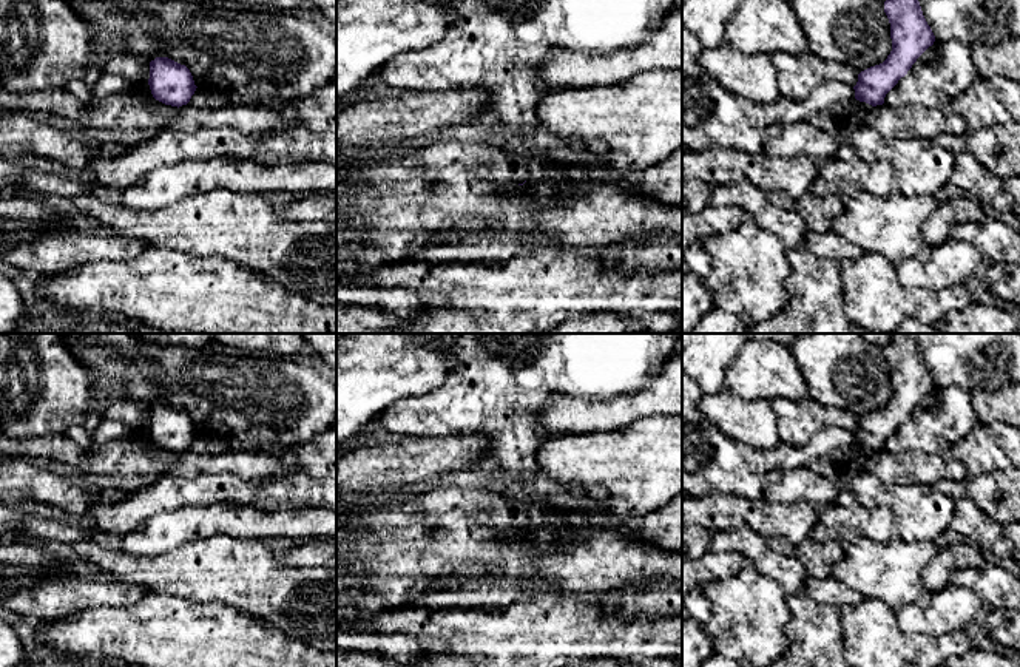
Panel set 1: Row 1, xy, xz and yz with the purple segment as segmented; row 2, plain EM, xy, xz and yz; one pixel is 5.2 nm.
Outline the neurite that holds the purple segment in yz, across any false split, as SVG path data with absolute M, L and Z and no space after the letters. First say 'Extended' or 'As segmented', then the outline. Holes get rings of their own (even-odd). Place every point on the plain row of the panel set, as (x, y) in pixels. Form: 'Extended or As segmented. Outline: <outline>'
Extended. Outline: M892 334L884 358L890 369L892 397L883 409L861 417L855 432L829 426L806 446L781 442L773 449L736 442L714 426L697 408L704 394L682 372L682 496L727 493L756 500L762 497L764 479L770 471L807 466L821 457L839 459L855 446L883 451L886 440L935 388L920 347L909 334Z

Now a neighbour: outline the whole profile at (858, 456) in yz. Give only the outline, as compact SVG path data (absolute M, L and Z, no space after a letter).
M855 446L849 452L849 463L869 469L881 480L893 483L934 485L938 480L963 482L969 474L954 457L904 449L898 452L876 451Z

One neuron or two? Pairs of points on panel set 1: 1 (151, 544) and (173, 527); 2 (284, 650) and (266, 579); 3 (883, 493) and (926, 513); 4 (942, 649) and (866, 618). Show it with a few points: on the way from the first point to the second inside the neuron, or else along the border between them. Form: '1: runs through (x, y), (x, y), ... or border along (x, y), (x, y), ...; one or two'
1: runs through (155, 538), (162, 530), (167, 530); one
2: border along (246, 612), (269, 621), (289, 636), (310, 646); two
3: runs through (894, 496), (915, 507); one
4: runs through (923, 649), (897, 649), (884, 636); one

